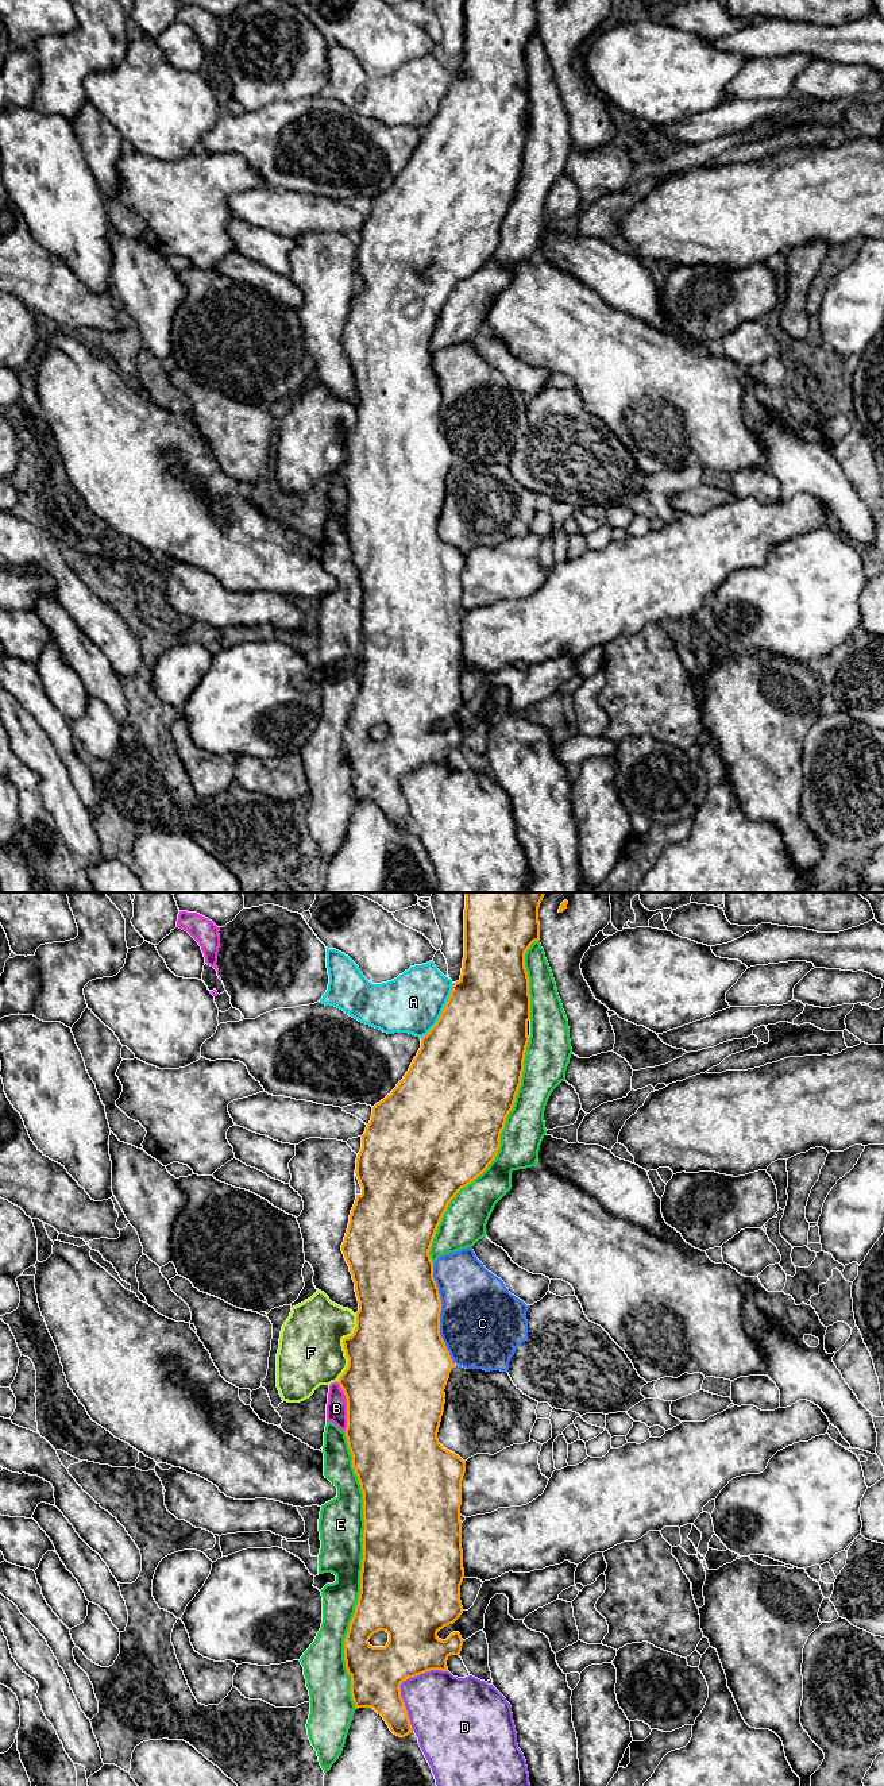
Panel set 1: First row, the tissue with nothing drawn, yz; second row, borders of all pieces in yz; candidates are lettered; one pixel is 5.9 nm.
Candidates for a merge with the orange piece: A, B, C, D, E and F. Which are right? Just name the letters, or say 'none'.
E

